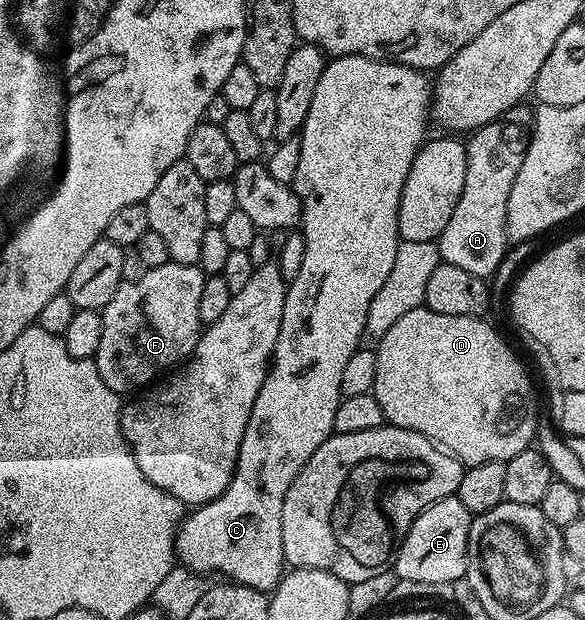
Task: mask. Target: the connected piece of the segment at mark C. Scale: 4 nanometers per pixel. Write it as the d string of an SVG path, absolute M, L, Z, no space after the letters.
M344 54L341 58L326 61L323 76L319 76L319 84L315 87L315 97L311 100L311 108L307 108L307 120L301 126L299 137L299 168L295 179L296 197L302 204L300 233L305 236L305 259L299 267L299 276L295 276L285 291L283 304L283 320L279 328L279 340L273 349L273 360L267 376L263 380L263 388L259 388L259 396L255 396L255 408L251 408L251 420L247 420L247 432L243 432L243 444L239 444L237 468L233 479L227 488L213 502L205 502L202 506L190 509L181 519L177 528L175 543L175 558L182 567L196 575L208 576L214 570L217 574L226 574L229 580L255 580L258 590L272 591L283 577L287 563L283 556L283 500L287 496L287 488L295 480L295 476L311 460L311 456L319 448L319 444L327 441L334 433L335 408L343 397L343 368L347 360L362 345L361 338L366 337L367 308L371 308L371 300L375 300L375 292L383 288L387 275L395 264L395 252L399 235L397 221L399 220L399 200L403 192L403 184L407 180L407 172L411 172L411 164L421 147L427 141L425 129L431 126L431 78L428 73L404 66L398 62L380 62L378 58L368 58L358 54Z

